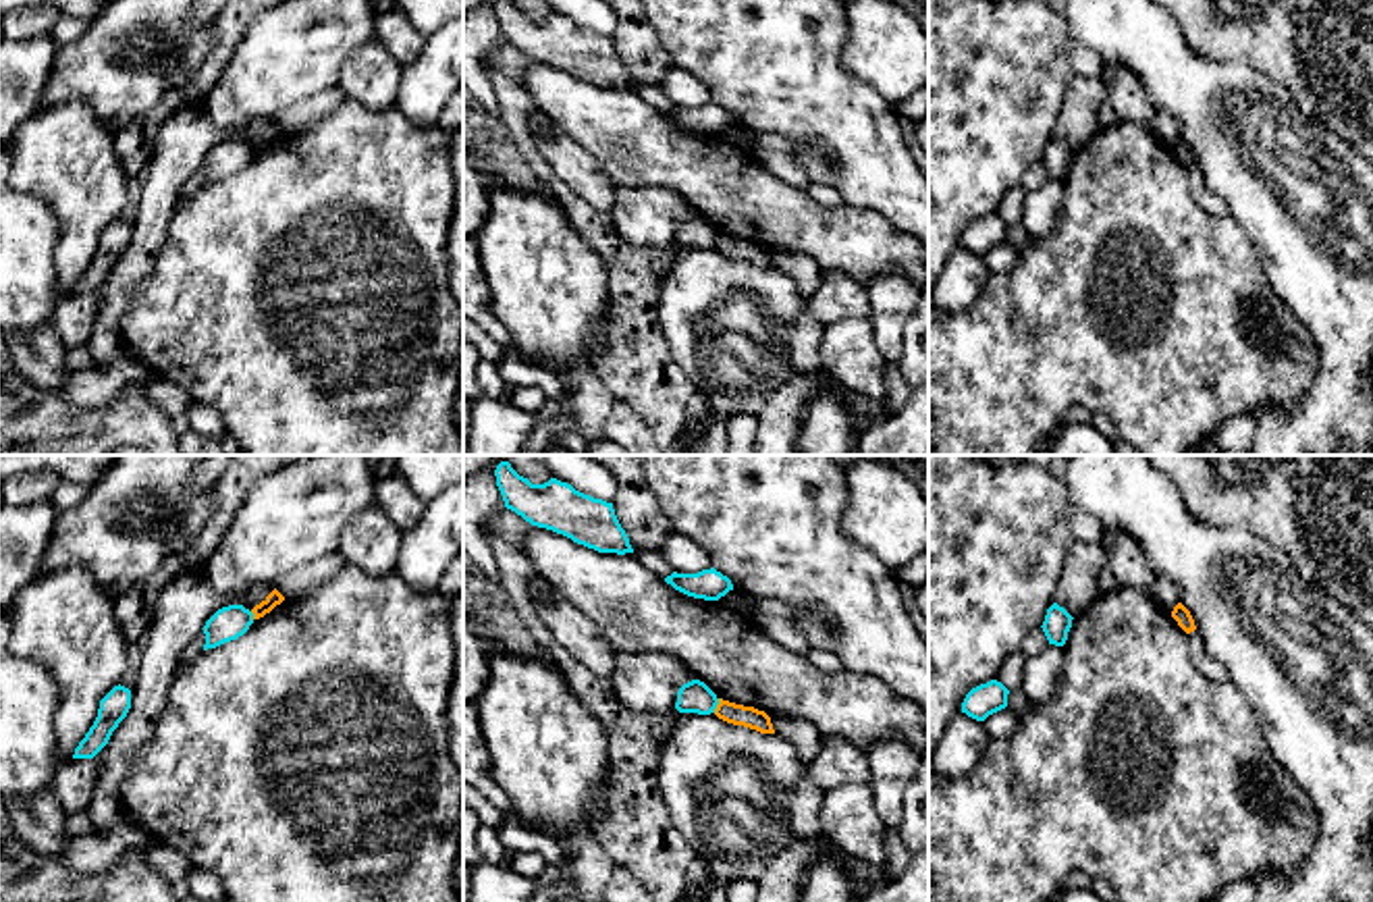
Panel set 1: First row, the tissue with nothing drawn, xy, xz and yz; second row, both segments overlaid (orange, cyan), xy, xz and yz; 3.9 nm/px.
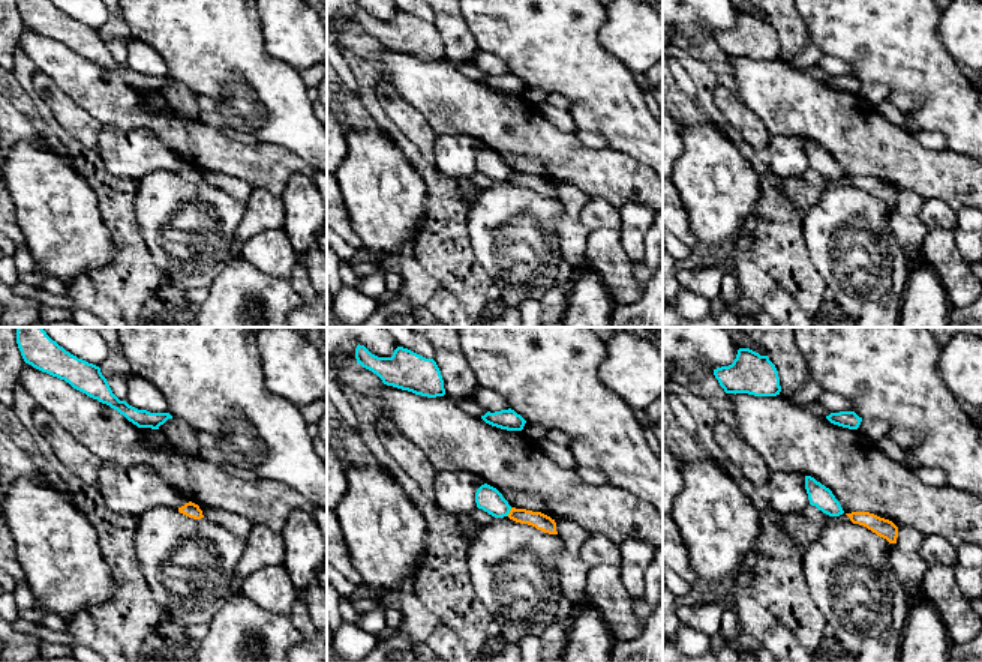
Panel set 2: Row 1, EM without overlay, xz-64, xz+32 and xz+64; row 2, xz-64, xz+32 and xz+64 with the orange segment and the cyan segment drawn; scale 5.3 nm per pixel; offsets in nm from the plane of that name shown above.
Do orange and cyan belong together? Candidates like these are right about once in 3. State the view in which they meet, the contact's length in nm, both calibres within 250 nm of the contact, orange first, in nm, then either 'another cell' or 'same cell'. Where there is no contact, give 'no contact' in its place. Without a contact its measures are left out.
contact in xz; length 60 nm; calibres 80 and 130 nm; another cell

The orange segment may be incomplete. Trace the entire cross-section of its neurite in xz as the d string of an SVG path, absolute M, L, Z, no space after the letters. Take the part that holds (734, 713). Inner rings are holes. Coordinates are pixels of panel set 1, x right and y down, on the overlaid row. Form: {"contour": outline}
{"contour": "M719 698L715 715L727 723L744 725L760 734L775 734L771 717L754 707L735 705Z"}

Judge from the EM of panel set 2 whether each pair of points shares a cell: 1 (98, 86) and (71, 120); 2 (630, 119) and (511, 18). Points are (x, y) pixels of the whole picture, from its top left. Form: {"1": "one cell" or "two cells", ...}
{"1": "two cells", "2": "one cell"}

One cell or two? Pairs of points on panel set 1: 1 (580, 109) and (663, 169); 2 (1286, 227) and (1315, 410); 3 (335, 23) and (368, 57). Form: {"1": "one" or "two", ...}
{"1": "one", "2": "one", "3": "two"}

